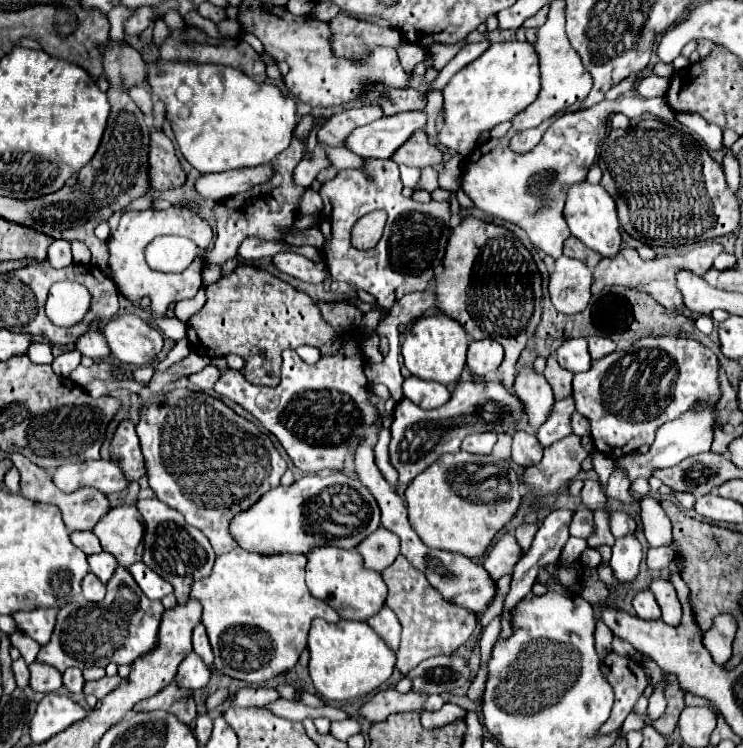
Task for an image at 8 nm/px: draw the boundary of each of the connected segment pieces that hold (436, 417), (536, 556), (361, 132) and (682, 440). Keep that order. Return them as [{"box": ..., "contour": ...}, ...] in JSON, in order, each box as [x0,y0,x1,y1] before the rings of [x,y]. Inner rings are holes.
[{"box":[390,381,524,485],"contour":[[[460,381],[458,387],[452,391],[450,401],[446,405],[442,405],[440,409],[426,411],[422,407],[416,407],[416,403],[412,403],[410,399],[398,401],[396,407],[394,407],[392,425],[390,425],[390,433],[392,433],[392,441],[390,441],[390,463],[398,471],[398,485],[408,485],[418,473],[422,473],[440,455],[458,451],[460,443],[462,443],[462,439],[466,435],[476,433],[476,431],[496,431],[496,433],[512,431],[512,429],[518,429],[522,417],[524,417],[524,407],[522,407],[520,399],[516,395],[512,395],[506,387],[502,387],[502,383],[498,383],[498,381],[486,381],[486,383]]]},{"box":[502,509,576,635],"contour":[[[554,509],[554,511],[540,523],[540,529],[538,529],[538,533],[536,533],[530,549],[526,551],[526,555],[520,559],[520,563],[518,563],[516,569],[514,569],[512,583],[510,583],[510,593],[508,593],[506,601],[504,601],[504,611],[502,611],[502,635],[508,635],[508,633],[510,633],[510,621],[512,621],[512,617],[510,617],[508,611],[510,611],[522,597],[526,597],[526,595],[530,593],[530,589],[532,589],[532,585],[534,585],[534,581],[536,581],[536,577],[538,577],[538,571],[540,571],[544,565],[556,563],[556,559],[560,557],[560,551],[562,551],[564,543],[566,543],[568,537],[570,537],[570,535],[568,535],[568,529],[570,529],[570,523],[572,523],[574,513],[576,513],[576,509]]]},{"box":[344,111,424,159],"contour":[[[402,111],[400,115],[380,117],[374,123],[358,127],[348,135],[344,145],[360,157],[388,159],[416,129],[422,129],[424,125],[424,111]]]},{"box":[616,403,714,481],"contour":[[[702,403],[696,405],[696,411],[688,411],[682,417],[678,417],[676,421],[664,423],[658,431],[656,431],[656,441],[650,445],[650,451],[646,455],[624,455],[620,459],[616,459],[616,465],[626,473],[626,477],[630,481],[636,479],[650,479],[652,471],[656,469],[664,469],[664,467],[674,467],[678,465],[682,459],[710,451],[712,445],[712,423],[714,423],[714,405],[712,407],[702,407]]]}]

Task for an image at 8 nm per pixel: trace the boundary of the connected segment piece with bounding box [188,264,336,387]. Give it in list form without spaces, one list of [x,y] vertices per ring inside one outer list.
[[[238,264],[227,276],[208,285],[206,297],[208,297],[206,305],[188,321],[188,341],[192,345],[192,351],[206,357],[224,357],[228,353],[240,355],[246,361],[246,367],[244,367],[246,379],[256,385],[276,387],[280,383],[280,363],[282,363],[280,353],[284,349],[288,347],[296,349],[300,345],[322,347],[336,333],[332,331],[332,327],[328,327],[328,323],[324,323],[320,309],[316,307],[314,299],[308,293],[298,291],[268,271],[249,264]]]

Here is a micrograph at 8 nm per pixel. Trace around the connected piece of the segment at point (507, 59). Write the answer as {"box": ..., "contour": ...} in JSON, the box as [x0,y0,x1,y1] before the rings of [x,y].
{"box":[438,41,540,155],"contour":[[[510,41],[510,43],[496,43],[490,45],[476,61],[468,63],[464,69],[460,69],[450,83],[444,87],[444,125],[438,131],[438,141],[444,147],[454,149],[460,155],[468,155],[478,137],[484,131],[490,131],[502,121],[512,121],[516,113],[524,111],[538,95],[540,91],[540,71],[538,71],[538,57],[532,47],[532,43],[520,43],[520,41]]]}

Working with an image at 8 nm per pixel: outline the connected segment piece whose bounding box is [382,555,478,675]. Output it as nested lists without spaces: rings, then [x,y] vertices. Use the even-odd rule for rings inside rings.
[[[398,555],[398,559],[382,571],[382,579],[388,585],[386,605],[396,613],[402,625],[402,641],[396,653],[396,667],[402,675],[406,675],[410,669],[414,669],[420,661],[428,657],[452,655],[474,633],[478,625],[476,615],[444,601],[442,595],[428,585],[426,577],[418,569],[414,569],[404,555]]]

